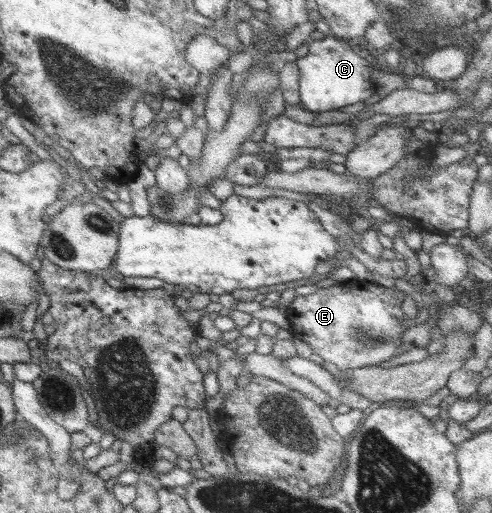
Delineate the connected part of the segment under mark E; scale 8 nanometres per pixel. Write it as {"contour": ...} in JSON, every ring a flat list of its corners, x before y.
{"contour":[[357,277,345,284,334,284,329,287,317,288,315,293,295,296,286,309,290,321,290,331,294,336,308,343,313,351,313,358,320,362,328,361,337,365,339,372,360,367,377,366,393,356,399,355,397,349,401,345,403,331,400,327,406,315,401,310,406,293,399,291,395,286,385,286,358,280]]}

